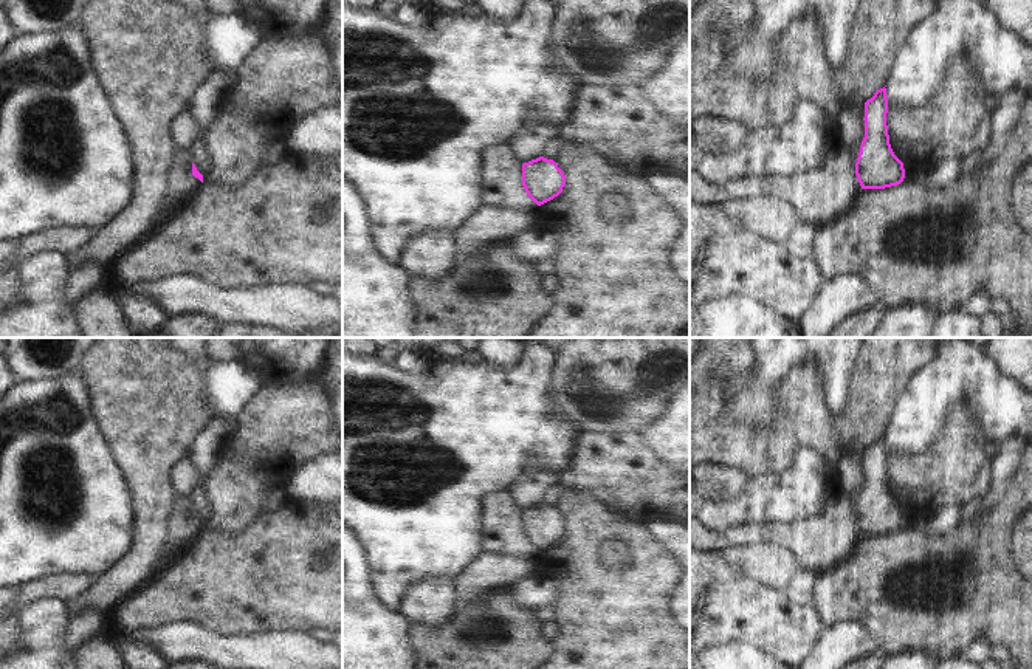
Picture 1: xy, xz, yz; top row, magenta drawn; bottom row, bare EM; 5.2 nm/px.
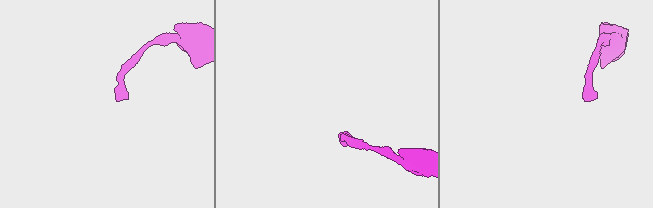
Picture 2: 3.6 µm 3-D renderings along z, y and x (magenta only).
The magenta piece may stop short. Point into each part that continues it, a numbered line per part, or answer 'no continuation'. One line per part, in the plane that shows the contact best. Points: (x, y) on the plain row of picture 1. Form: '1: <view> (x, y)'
no continuation

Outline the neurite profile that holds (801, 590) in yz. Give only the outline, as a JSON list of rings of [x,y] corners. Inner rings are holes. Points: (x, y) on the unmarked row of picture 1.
[[[800,570],[790,581],[786,595],[796,606],[812,604],[815,599],[815,575]]]

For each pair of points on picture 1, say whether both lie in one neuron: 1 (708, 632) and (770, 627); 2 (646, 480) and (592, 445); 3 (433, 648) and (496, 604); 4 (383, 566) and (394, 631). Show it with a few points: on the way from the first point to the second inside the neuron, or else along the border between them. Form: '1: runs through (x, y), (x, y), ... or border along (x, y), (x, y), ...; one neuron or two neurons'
1: runs through (724, 629), (755, 627); one neuron
2: runs through (632, 480), (606, 459); one neuron
3: runs through (448, 641), (459, 631), (467, 631), (481, 618); one neuron
4: border along (371, 578), (374, 596), (395, 612); two neurons

